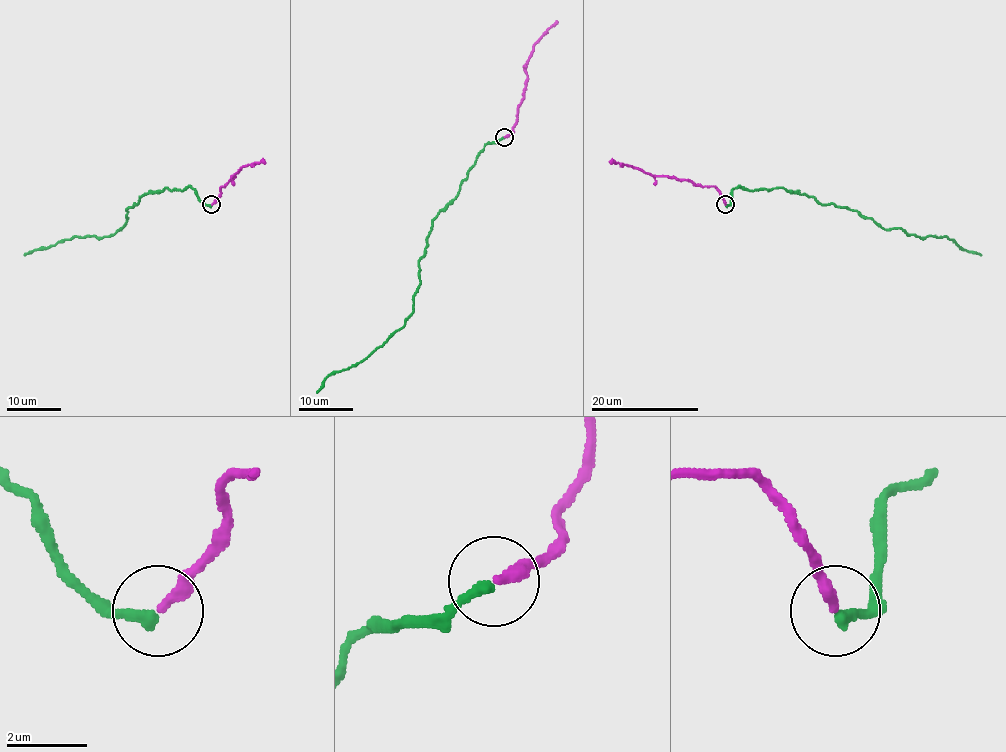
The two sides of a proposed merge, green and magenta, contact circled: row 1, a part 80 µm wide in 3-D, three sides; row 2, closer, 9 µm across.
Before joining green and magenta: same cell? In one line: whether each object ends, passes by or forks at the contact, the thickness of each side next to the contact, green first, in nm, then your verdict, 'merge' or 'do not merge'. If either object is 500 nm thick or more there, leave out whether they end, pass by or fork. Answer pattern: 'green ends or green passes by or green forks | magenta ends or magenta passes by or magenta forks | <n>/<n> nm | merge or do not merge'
green ends | magenta ends | 280/280 nm | merge

